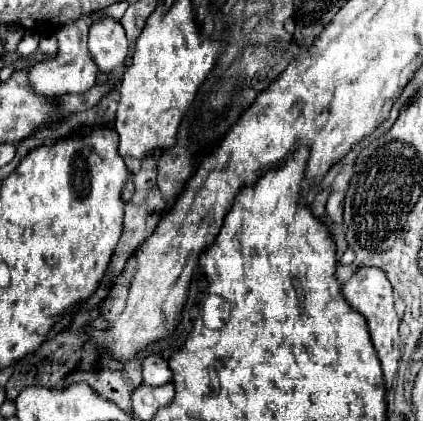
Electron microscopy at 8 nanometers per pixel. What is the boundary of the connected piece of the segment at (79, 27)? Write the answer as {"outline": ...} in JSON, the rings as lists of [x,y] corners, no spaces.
{"outline":[[[83,17],[71,23],[65,23],[57,33],[59,33],[59,55],[51,57],[51,59],[43,59],[43,61],[31,61],[27,67],[27,75],[29,75],[29,83],[33,87],[33,91],[37,95],[43,97],[59,97],[59,95],[67,95],[67,93],[85,93],[95,85],[95,77],[97,77],[97,67],[93,65],[93,61],[89,59],[89,51],[87,51],[87,31],[89,25],[93,23],[91,17]]]}

